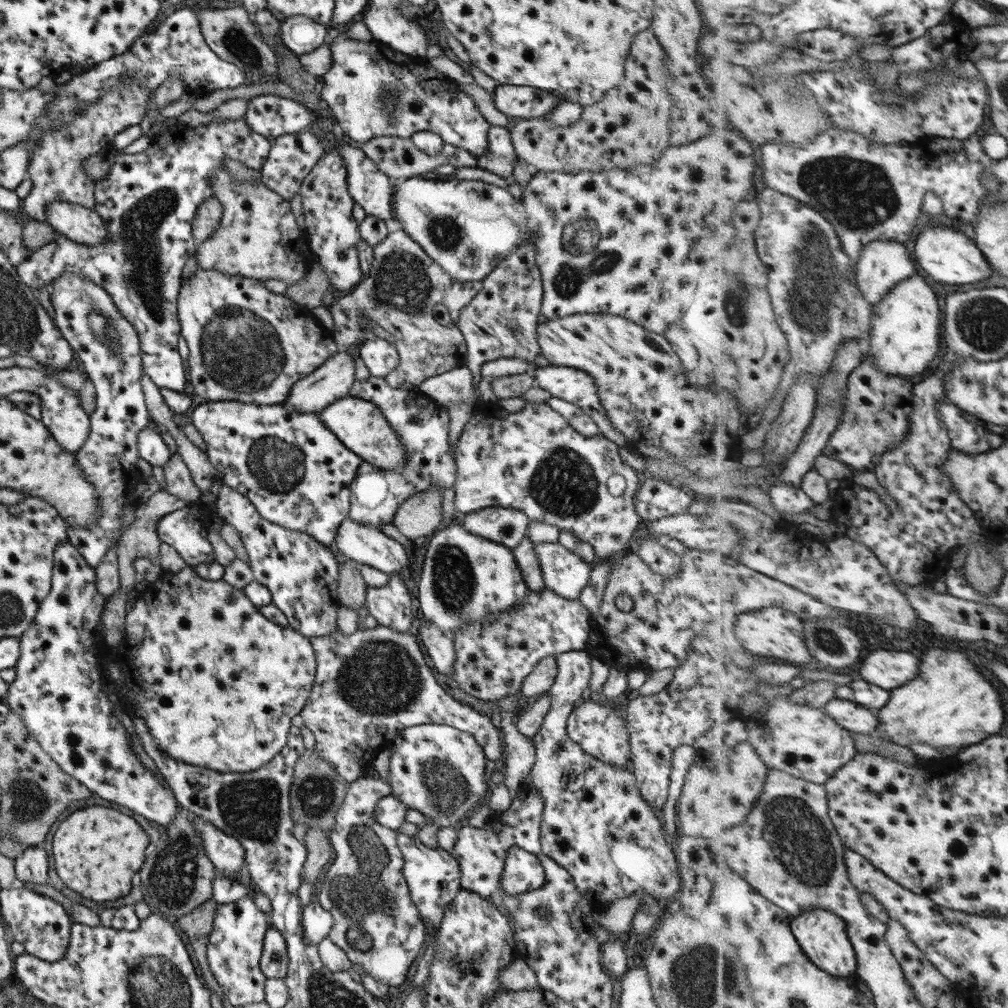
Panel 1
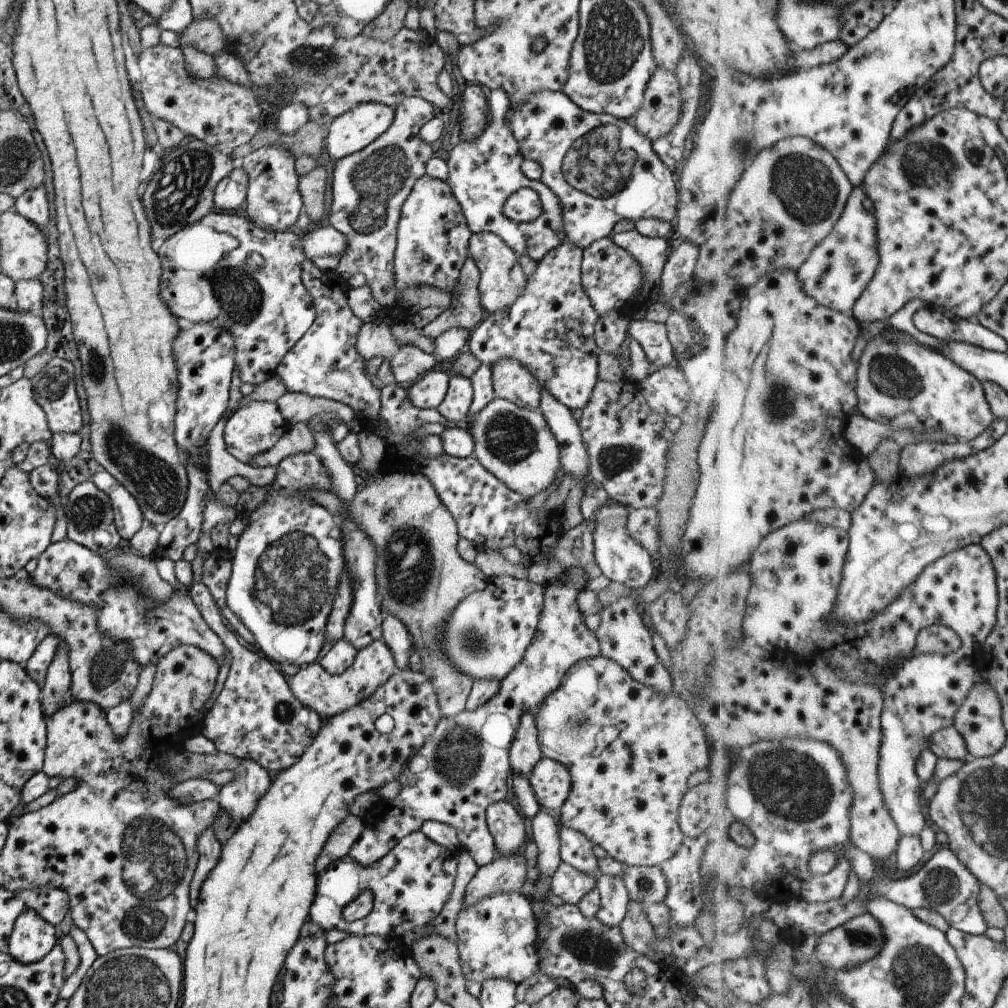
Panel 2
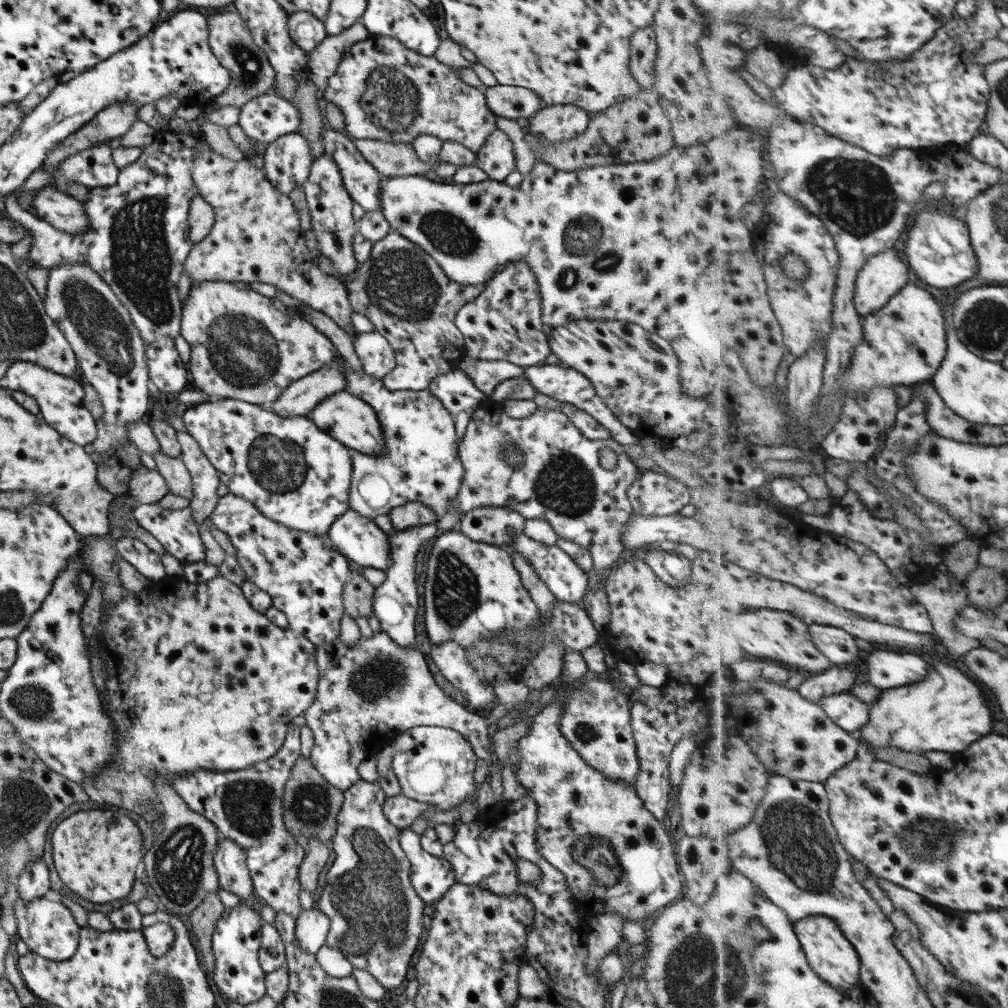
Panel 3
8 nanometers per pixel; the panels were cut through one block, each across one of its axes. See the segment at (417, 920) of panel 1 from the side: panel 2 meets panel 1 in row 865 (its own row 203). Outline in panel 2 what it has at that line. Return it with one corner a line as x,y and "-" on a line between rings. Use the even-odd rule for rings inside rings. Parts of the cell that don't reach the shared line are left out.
419,97
403,98
394,107
394,117
389,128
380,134
365,148
336,160
331,178
331,203
327,213
327,224
345,236
347,246
334,269
339,279
345,284
350,275
359,272
365,276
366,285
371,290
371,298
380,308
394,306
396,298
393,286
393,260
396,247
396,224
400,208
409,194
413,183
424,174
425,164
432,156
431,146
419,138
418,130
433,118
432,104

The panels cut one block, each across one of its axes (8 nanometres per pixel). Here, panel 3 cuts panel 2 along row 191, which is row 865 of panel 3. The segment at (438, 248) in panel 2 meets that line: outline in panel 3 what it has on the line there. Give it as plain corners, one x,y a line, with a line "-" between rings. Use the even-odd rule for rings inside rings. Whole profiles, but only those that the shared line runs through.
405,827
399,832
399,847
409,859
409,881
415,893
421,897
423,906
430,904
443,895
455,883
451,864
443,857
435,858
435,853
425,852
420,846
420,835

